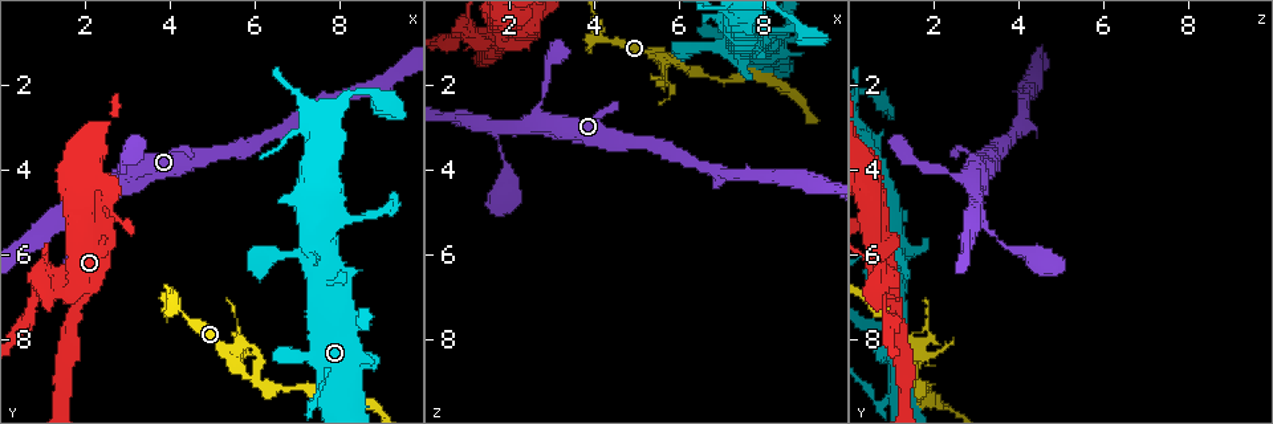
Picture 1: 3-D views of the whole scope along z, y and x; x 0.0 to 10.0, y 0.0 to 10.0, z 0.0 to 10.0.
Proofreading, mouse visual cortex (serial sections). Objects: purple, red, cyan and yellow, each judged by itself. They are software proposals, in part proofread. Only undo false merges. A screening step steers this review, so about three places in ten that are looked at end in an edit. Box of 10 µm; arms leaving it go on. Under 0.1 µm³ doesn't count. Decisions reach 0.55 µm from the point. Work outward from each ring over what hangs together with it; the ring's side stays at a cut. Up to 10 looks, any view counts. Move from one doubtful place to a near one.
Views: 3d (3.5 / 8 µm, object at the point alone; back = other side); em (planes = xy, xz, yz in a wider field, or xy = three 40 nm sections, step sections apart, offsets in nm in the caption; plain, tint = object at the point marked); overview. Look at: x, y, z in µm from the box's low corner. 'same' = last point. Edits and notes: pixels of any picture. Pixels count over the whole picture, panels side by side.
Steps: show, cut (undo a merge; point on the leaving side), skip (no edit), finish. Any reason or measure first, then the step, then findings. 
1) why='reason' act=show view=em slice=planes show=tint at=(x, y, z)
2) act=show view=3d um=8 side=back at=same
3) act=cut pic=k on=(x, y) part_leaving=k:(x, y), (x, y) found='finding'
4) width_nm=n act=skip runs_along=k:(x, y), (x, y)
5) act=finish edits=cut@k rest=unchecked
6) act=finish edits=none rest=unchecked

act=show view=3d um=3.5 at=(6.10, 9.05, 1.65)

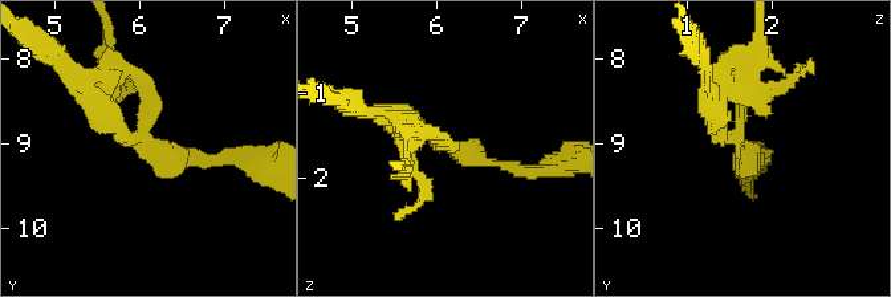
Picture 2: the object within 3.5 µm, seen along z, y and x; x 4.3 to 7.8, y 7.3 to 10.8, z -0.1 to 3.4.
why='now the EM' act=show view=em slice=xy step=2 show=tint at=(6.05, 9.05, 1.60)

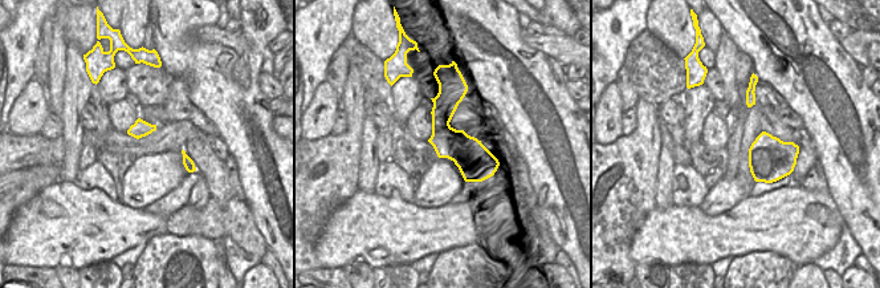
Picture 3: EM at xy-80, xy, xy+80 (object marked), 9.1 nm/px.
act=skip runs_along=2:(85, 90), (150, 151), (227, 161) found='all the same cell'

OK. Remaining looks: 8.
why='small branch off a trunk' act=show view=3d um=8 at=(1.75, 5.10, 3.10)

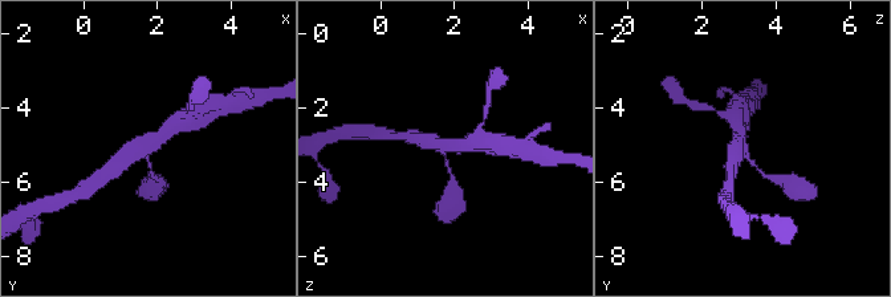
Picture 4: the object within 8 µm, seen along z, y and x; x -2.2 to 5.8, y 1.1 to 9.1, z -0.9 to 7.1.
why='closer look' act=show view=3d um=3.5 at=same

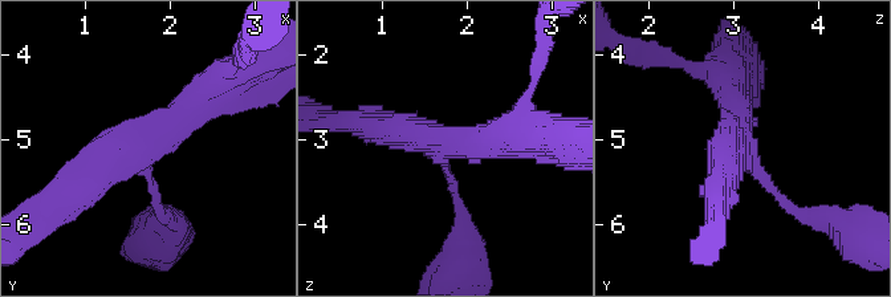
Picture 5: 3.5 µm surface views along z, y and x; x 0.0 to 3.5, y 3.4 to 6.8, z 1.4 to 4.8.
arms=3 arm_widths_nm=100,350,400 act=show view=em slice=xy step=2 show=tint at=(1.75, 5.10, 3.15)

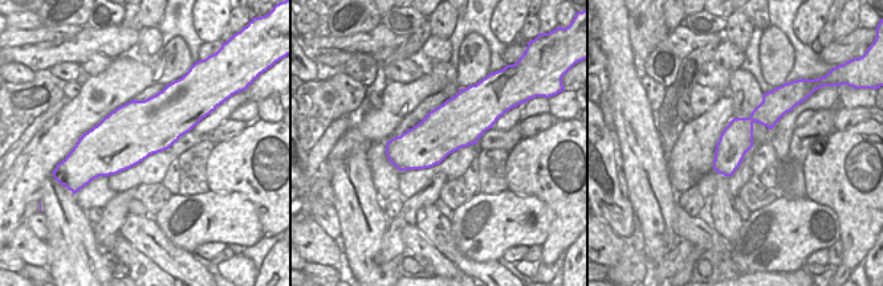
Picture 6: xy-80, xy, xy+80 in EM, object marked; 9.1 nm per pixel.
act=skip runs_along=6:(773, 98), (739, 133), (720, 170) found='all the same cell'

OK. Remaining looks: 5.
why='a narrow waist' act=show view=3d um=3.5 at=(4.20, 7.20, 0.85)

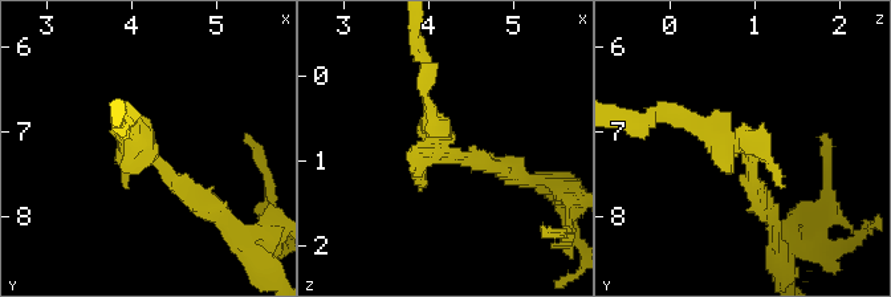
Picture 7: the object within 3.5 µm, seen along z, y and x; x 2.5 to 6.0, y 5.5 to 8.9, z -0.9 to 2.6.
why='now the EM' act=show view=em slice=xy step=2 show=tint at=(4.15, 7.20, 0.90)

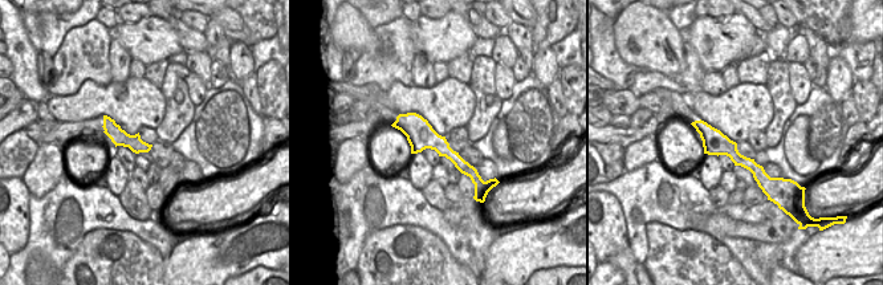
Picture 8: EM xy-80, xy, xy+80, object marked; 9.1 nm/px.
act=cut pic=7 on=(690, 126) part_leaving=7:(736, 146), (671, 117) found='a second cell is stuck on'

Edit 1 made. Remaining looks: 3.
why='arms part here' act=show view=3d um=3.5 at=(1.10, 6.90, 0.75)

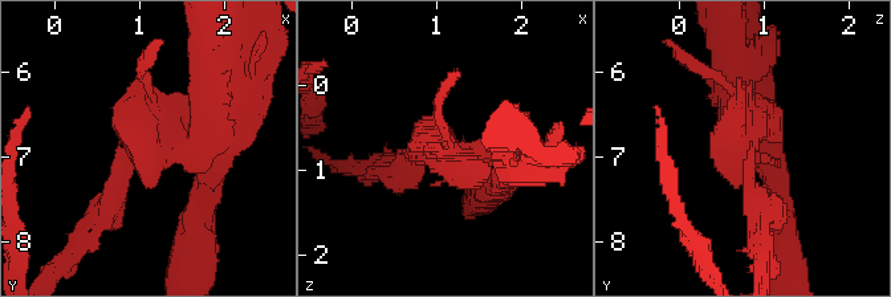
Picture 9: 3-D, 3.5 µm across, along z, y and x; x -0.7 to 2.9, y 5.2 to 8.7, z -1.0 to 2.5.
why='shape alone is not enough' act=show view=em slice=xy step=3 show=tint at=(1.10, 6.90, 0.80)

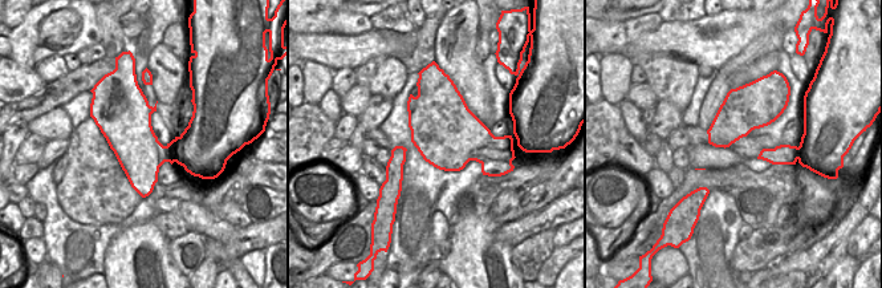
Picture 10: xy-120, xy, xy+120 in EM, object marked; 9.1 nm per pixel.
act=cut pic=9 on=(434, 161) part_leaving=9:(472, 150), (411, 158), (394, 174) found='two cells meet here'

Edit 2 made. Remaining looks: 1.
act=finish edits=cut@7,cut@9 rest=unchecked

